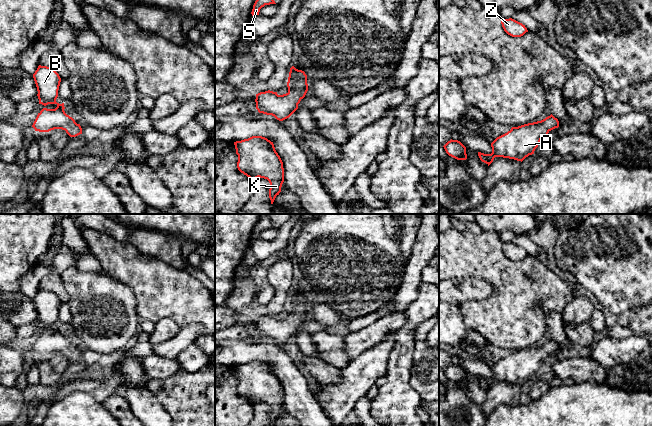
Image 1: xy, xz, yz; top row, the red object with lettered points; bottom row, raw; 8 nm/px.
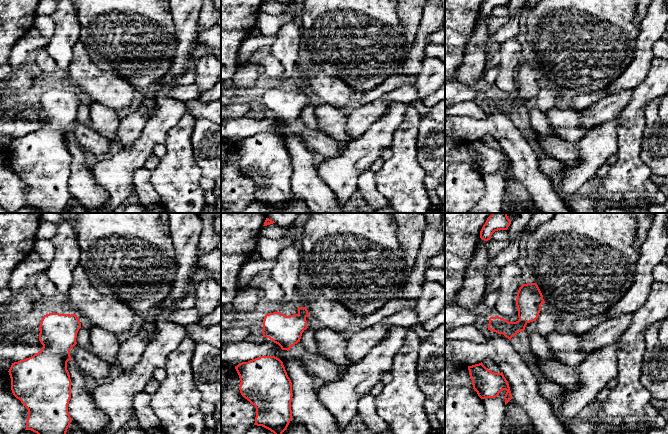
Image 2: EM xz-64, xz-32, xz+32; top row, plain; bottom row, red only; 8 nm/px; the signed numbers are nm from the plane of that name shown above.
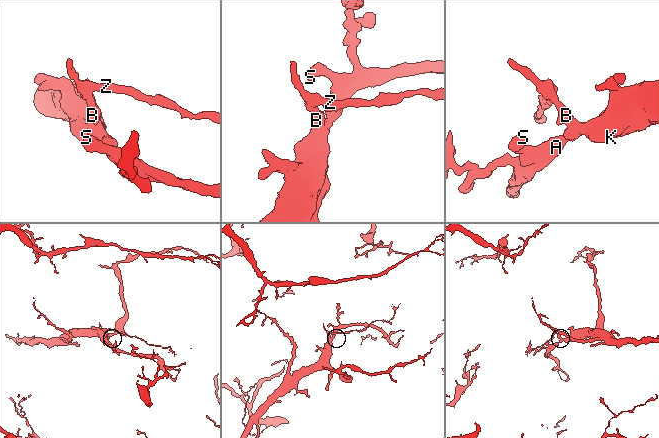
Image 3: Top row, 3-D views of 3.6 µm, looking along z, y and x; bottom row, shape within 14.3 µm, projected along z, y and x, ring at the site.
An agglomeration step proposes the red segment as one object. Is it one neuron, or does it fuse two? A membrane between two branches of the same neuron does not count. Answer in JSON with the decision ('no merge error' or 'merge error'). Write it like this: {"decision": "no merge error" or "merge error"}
{"decision": "no merge error"}

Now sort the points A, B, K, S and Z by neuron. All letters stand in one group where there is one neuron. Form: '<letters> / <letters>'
A B K S Z

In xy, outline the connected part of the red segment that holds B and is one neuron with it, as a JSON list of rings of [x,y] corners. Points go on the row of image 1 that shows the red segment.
[[[39,65],[33,78],[38,91],[39,104],[44,106],[56,104],[55,109],[44,107],[37,115],[32,127],[35,131],[49,132],[54,129],[65,130],[70,137],[82,134],[80,124],[67,115],[64,111],[64,103],[56,102],[58,90],[61,82],[59,74],[52,68]]]

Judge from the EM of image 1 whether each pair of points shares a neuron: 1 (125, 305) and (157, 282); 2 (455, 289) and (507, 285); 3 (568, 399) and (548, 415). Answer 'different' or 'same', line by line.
1: different
2: different
3: same

